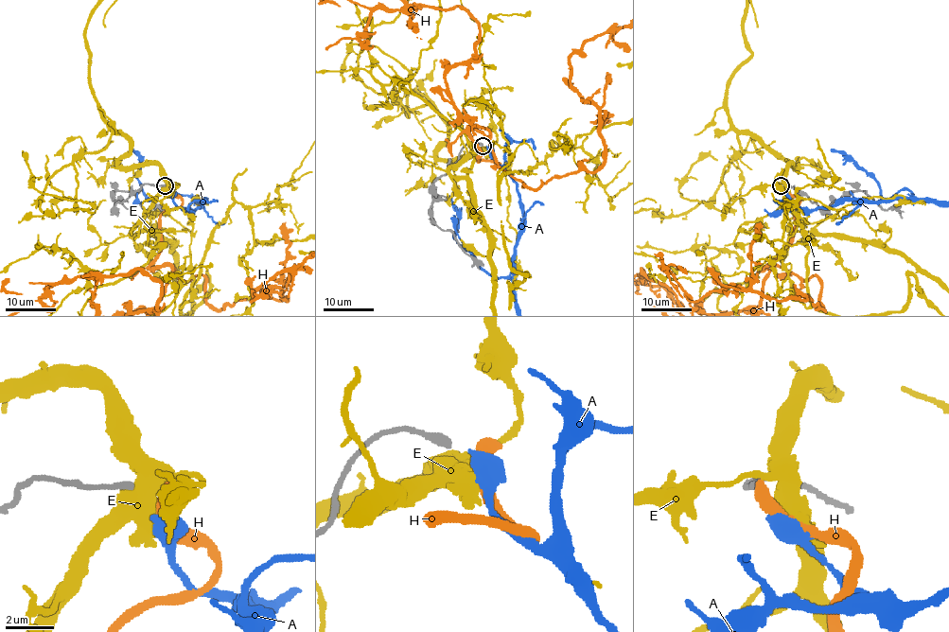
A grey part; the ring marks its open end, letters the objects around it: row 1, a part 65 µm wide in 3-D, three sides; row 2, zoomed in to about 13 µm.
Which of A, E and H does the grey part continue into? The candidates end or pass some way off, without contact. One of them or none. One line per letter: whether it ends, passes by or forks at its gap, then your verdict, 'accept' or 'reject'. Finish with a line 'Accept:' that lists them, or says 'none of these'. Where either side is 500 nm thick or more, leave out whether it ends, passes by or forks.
A: it ends there; reject
E: reject
H: reject
Accept: none of these

